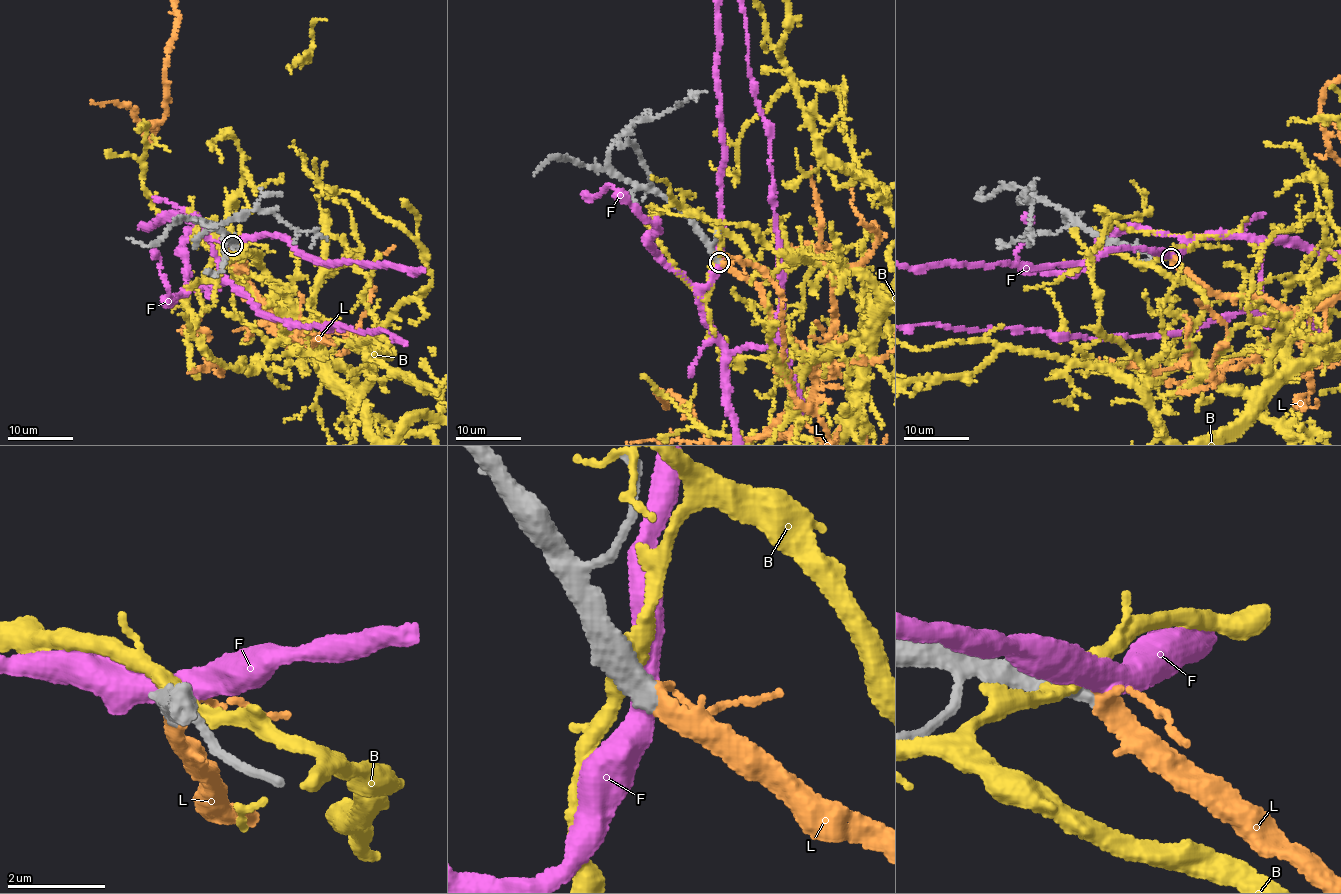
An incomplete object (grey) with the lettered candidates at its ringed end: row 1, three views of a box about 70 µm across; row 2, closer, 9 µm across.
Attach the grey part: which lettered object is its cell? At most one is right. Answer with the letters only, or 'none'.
L

